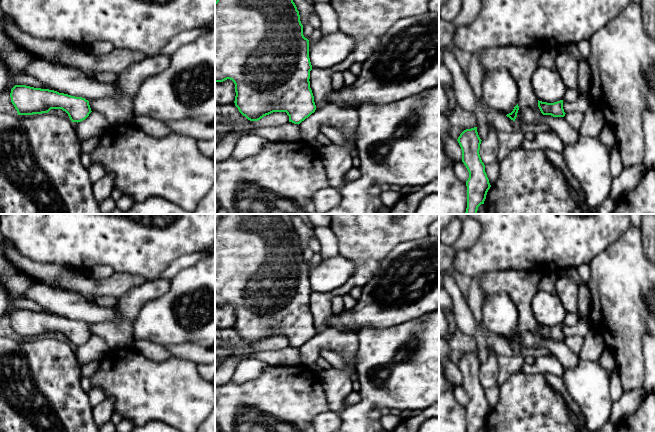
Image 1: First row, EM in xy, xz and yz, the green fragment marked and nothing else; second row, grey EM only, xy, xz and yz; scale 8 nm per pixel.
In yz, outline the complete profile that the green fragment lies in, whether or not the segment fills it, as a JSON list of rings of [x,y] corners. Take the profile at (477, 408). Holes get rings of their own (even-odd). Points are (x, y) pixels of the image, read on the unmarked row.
[[[477,351],[464,354],[457,365],[462,374],[462,386],[469,396],[466,405],[467,432],[478,432],[484,428],[491,409],[479,378],[482,364],[478,359]]]

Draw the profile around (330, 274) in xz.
[[[340,255],[322,260],[316,267],[309,267],[309,282],[313,293],[329,293],[345,284],[354,273],[351,260]]]

